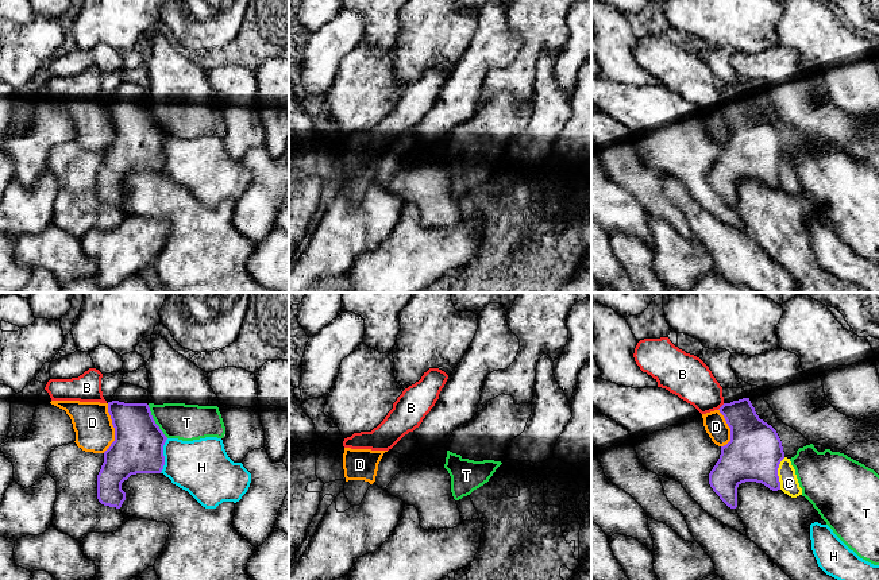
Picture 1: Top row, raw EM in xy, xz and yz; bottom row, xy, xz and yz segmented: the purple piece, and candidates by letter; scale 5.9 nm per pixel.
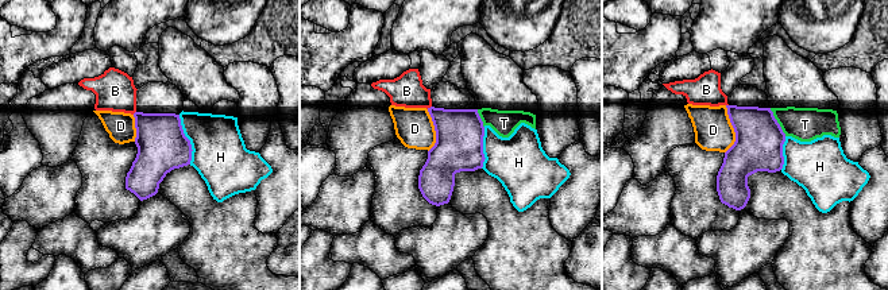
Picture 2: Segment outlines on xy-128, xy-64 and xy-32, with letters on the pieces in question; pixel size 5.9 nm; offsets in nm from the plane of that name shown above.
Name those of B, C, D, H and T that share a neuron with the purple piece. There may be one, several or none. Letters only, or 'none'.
none

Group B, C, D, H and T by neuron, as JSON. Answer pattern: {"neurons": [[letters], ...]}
{"neurons": [["B", "D"], ["C"], ["H"], ["T"]]}

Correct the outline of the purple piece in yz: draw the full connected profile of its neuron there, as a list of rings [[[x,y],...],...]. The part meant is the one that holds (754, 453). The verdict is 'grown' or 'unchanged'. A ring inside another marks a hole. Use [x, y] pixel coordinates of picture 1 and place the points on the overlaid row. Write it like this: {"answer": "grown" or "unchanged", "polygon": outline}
{"answer": "grown", "polygon": [[[722,388],[724,405],[718,409],[730,428],[730,441],[721,446],[721,455],[709,473],[709,484],[730,509],[737,507],[737,487],[745,482],[762,483],[772,491],[780,490],[778,468],[784,459],[776,430],[759,418],[743,388]]]}

